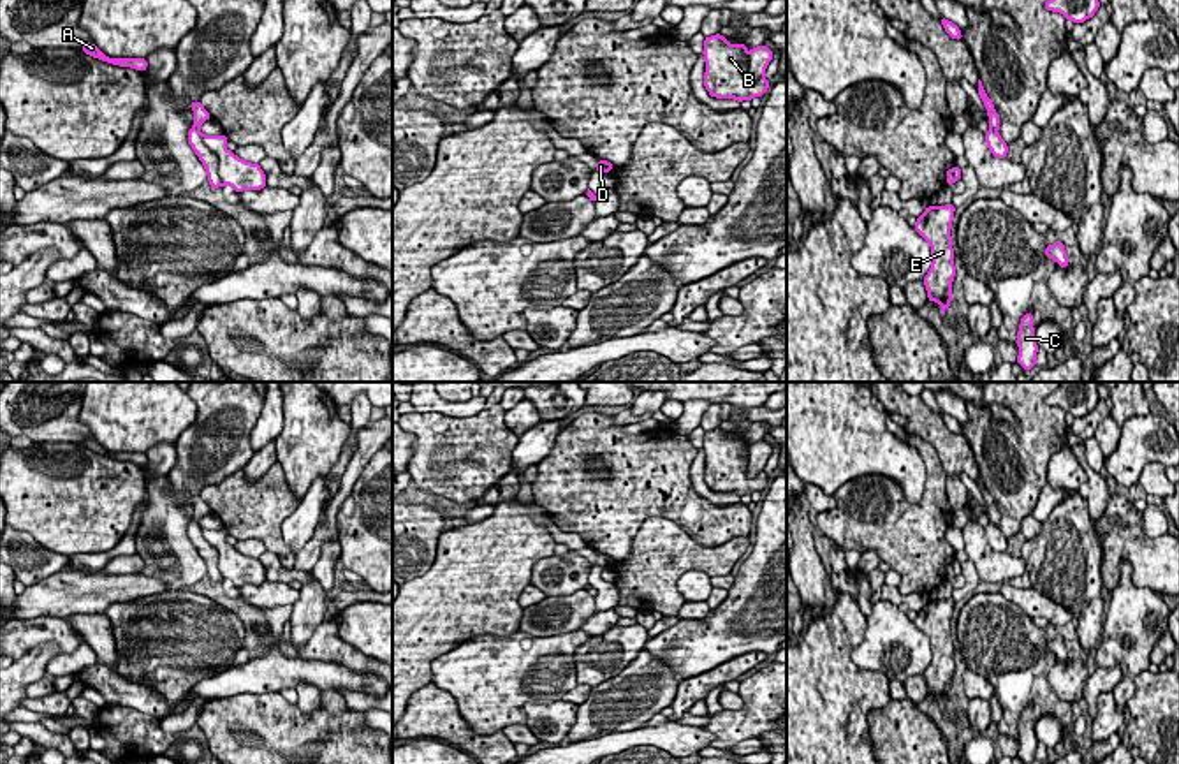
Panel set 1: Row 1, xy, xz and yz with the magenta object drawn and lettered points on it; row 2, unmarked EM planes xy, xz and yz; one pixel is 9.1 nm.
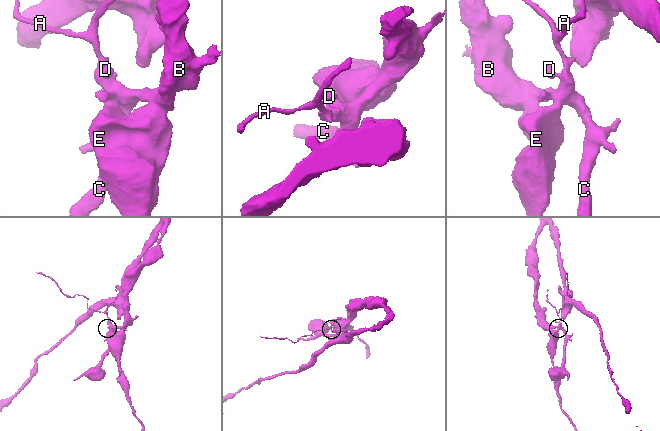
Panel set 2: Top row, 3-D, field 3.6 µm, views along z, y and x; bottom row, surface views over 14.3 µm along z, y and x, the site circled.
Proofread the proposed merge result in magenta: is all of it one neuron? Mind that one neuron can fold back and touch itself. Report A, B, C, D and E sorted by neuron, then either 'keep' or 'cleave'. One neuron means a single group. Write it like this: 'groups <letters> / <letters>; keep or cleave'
groups A C D / B E; cleave

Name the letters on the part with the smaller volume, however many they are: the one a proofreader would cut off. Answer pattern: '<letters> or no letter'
A, C, D

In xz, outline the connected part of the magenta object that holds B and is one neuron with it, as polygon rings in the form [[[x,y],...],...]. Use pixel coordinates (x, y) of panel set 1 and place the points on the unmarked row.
[[[716,428],[704,433],[704,481],[711,491],[736,493],[737,496],[764,491],[769,482],[765,472],[748,475],[748,442],[744,437],[729,438],[727,431]]]

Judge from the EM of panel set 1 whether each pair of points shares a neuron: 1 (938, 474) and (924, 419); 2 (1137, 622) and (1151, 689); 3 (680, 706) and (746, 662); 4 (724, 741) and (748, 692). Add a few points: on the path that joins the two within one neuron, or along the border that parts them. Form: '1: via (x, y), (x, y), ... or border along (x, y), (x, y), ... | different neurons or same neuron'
1: border along (901, 426), (933, 448), (947, 474) | different neurons
2: border along (1148, 668), (1134, 678), (1134, 694), (1125, 705) | different neurons
3: via (695, 690), (708, 680), (731, 669) | same neuron
4: via (734, 729), (748, 715), (748, 705) | same neuron

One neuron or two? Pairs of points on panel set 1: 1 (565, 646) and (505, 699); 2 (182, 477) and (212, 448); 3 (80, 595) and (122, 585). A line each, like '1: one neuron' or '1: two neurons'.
1: one neuron
2: one neuron
3: one neuron

